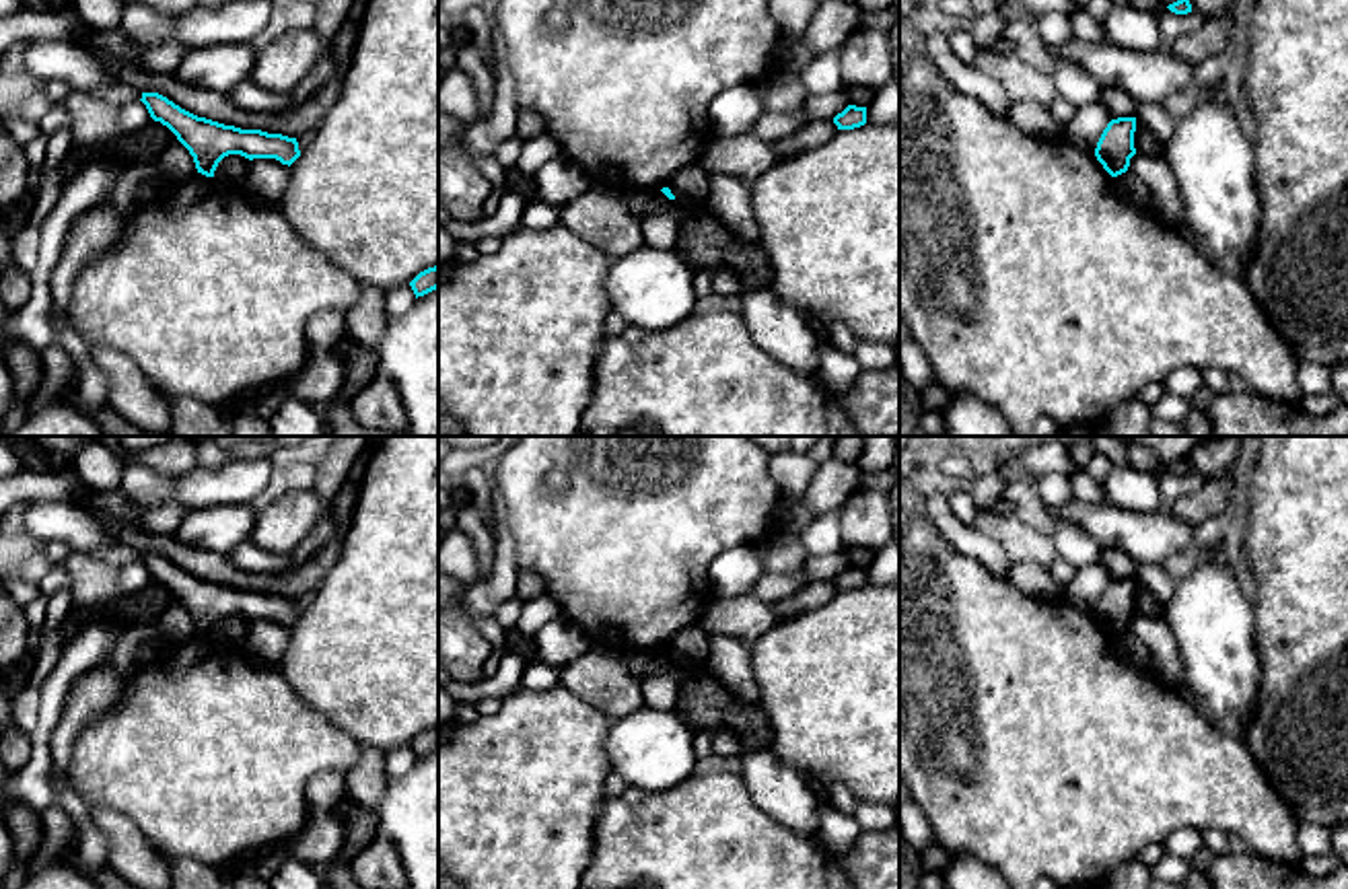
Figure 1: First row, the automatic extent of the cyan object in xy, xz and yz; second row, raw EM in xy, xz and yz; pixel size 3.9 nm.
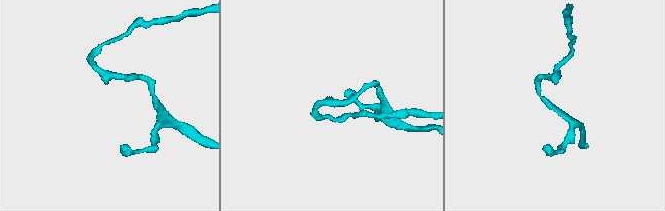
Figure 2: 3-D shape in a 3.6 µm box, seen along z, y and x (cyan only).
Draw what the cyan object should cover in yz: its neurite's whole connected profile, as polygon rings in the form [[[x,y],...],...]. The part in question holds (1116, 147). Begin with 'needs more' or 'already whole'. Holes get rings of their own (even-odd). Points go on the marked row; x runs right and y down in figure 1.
already whole | [[[1136,117],[1111,119],[1103,130],[1095,156],[1111,177],[1128,171],[1130,158],[1136,154],[1134,132]]]

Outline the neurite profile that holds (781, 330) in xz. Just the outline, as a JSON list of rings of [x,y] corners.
[[[770,288],[743,292],[741,296],[741,317],[751,337],[778,362],[815,383],[821,372],[821,329]]]

